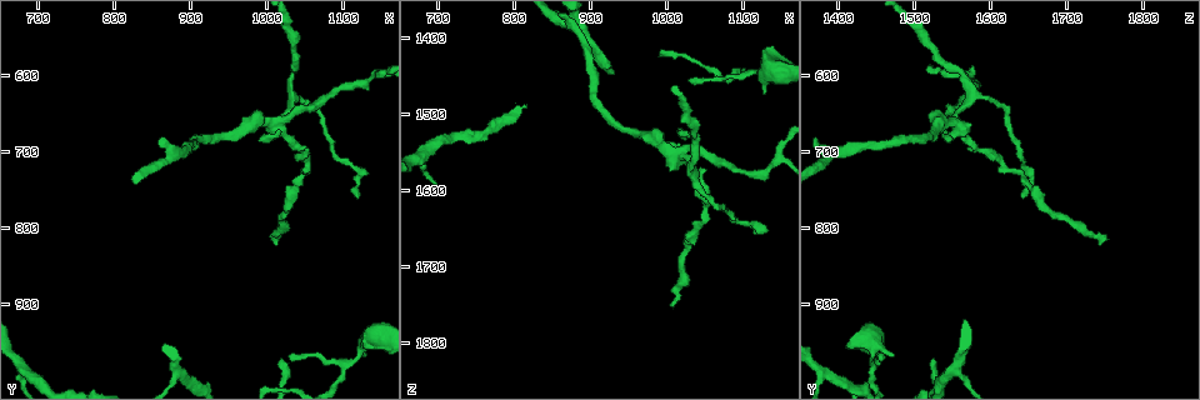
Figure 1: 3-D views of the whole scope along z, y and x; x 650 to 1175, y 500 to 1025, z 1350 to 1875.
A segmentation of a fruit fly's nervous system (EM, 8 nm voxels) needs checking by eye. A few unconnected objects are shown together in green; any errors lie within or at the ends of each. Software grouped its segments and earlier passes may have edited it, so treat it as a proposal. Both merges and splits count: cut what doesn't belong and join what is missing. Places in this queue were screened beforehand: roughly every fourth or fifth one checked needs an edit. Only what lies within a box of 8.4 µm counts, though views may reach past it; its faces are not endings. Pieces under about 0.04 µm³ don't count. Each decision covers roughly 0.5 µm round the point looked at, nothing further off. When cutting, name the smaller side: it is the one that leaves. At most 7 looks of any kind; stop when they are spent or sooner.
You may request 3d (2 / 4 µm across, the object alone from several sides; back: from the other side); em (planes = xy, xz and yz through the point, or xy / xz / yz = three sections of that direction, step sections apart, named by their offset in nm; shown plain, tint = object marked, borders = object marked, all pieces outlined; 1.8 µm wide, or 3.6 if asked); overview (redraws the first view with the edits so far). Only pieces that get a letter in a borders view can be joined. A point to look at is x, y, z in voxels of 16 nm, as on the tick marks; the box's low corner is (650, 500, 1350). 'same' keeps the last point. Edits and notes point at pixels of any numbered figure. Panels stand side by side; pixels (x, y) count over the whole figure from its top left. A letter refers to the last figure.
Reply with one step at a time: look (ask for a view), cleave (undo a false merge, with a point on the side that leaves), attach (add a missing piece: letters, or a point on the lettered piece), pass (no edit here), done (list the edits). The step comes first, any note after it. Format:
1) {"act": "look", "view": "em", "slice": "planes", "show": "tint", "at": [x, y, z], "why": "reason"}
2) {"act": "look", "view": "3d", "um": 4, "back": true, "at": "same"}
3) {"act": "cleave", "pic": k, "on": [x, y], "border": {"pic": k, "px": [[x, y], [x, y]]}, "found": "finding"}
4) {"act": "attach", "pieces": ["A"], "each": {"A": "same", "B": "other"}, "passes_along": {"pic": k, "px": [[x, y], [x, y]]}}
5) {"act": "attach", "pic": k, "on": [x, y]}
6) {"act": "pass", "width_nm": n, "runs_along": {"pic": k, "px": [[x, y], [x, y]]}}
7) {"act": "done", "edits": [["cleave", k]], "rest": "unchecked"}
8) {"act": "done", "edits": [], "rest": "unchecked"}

{"act": "look", "view": "em", "slice": "xz", "step": 16, "show": "borders", "at": [1010, 820, 1750], "why": "long arm stops here"}

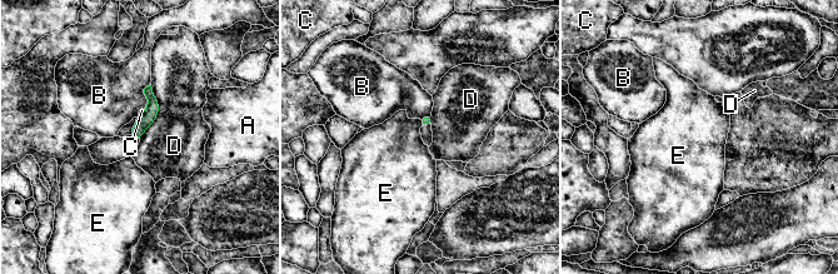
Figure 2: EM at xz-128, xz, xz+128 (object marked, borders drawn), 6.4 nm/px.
{"act": "pass", "each": {"A": "other", "B": "other", "C": "other", "D": "other", "E": "other"}, "border": {"pic": 2, "px": [[418, 119], [422, 125]]}, "found": "no lettered piece goes on from it"}

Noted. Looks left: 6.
{"act": "look", "view": "3d", "um": 2, "at": [1150, 600, 1560], "why": "narrows sharply"}

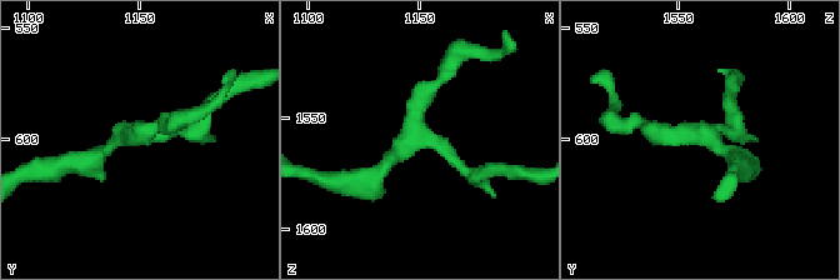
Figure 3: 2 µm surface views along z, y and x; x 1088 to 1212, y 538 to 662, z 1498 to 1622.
{"act": "look", "view": "em", "slice": "xy", "step": 4, "show": "borders", "at": [1147, 598, 1558]}

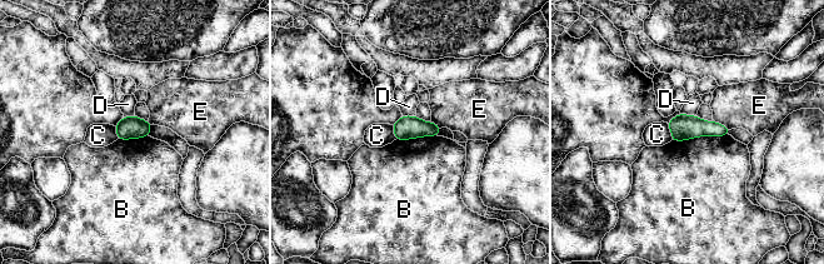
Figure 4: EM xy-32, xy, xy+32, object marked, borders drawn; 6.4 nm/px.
{"act": "pass", "longest_contact_nm": ["B", 380], "each": {"B": "other", "C": "other", "D": "other", "E": "other"}, "found": "all the same neuron"}

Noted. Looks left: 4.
{"act": "look", "view": "3d", "um": 2, "at": [1000, 660, 1550], "why": "four or more arms meet"}

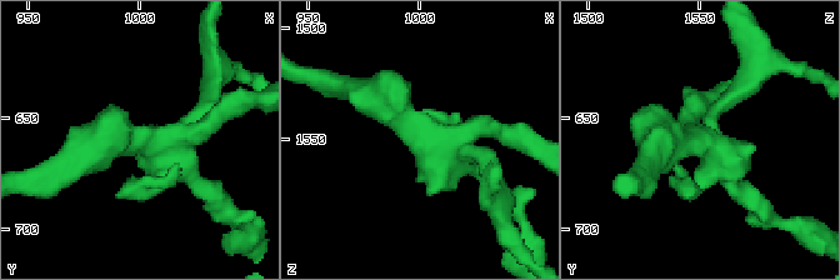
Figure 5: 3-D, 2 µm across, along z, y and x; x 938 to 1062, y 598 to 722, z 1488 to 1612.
{"act": "look", "view": "em", "slice": "planes", "show": "plain", "at": [1002, 661, 1554], "arms": 4}

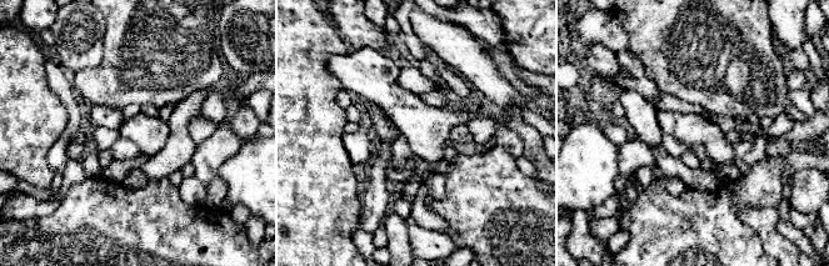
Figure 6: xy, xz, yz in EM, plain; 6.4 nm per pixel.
{"act": "look", "view": "em", "slice": "planes", "show": "borders", "at": "same", "why": "what lies round it"}

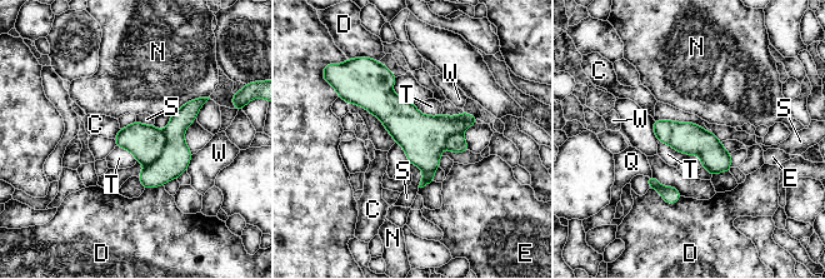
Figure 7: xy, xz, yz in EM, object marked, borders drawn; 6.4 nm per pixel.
{"act": "cleave", "pic": 7, "on": [175, 157], "width_nm": 200, "each": {"C": "other", "D": "other", "E": "other", "N": "other", "Q": "other", "S": "other", "T": "other", "W": "other"}, "border": {"pic": 7, "px": [[164, 131], [161, 153], [145, 167]]}, "found": "a second neuron is stuck on"}

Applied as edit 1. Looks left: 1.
{"act": "done", "edits": [["cleave", 7]], "rest": "unchecked"}

